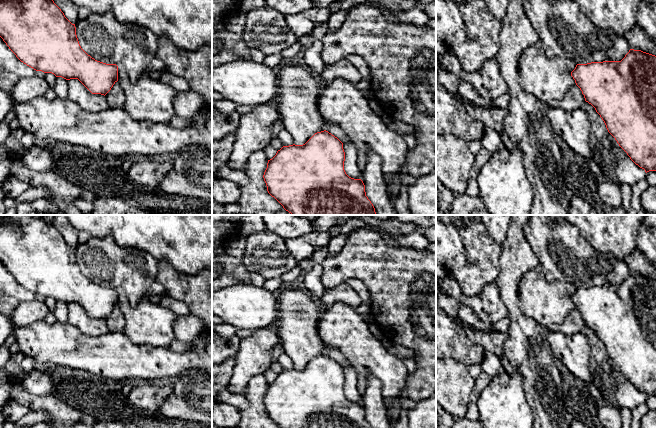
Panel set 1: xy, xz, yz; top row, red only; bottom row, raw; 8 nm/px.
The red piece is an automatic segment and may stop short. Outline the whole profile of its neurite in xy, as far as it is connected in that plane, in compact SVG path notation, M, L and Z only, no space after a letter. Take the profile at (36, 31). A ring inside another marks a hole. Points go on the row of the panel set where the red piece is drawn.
M0 0L0 37L16 57L36 71L78 79L92 94L106 95L118 81L118 66L95 60L80 46L72 24L53 0Z

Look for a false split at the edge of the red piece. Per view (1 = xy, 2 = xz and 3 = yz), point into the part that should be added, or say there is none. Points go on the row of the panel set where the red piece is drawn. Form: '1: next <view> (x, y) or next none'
1: next none
2: next none
3: next none

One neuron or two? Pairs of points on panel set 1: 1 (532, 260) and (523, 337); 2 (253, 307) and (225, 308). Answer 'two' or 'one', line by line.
1: one
2: one

